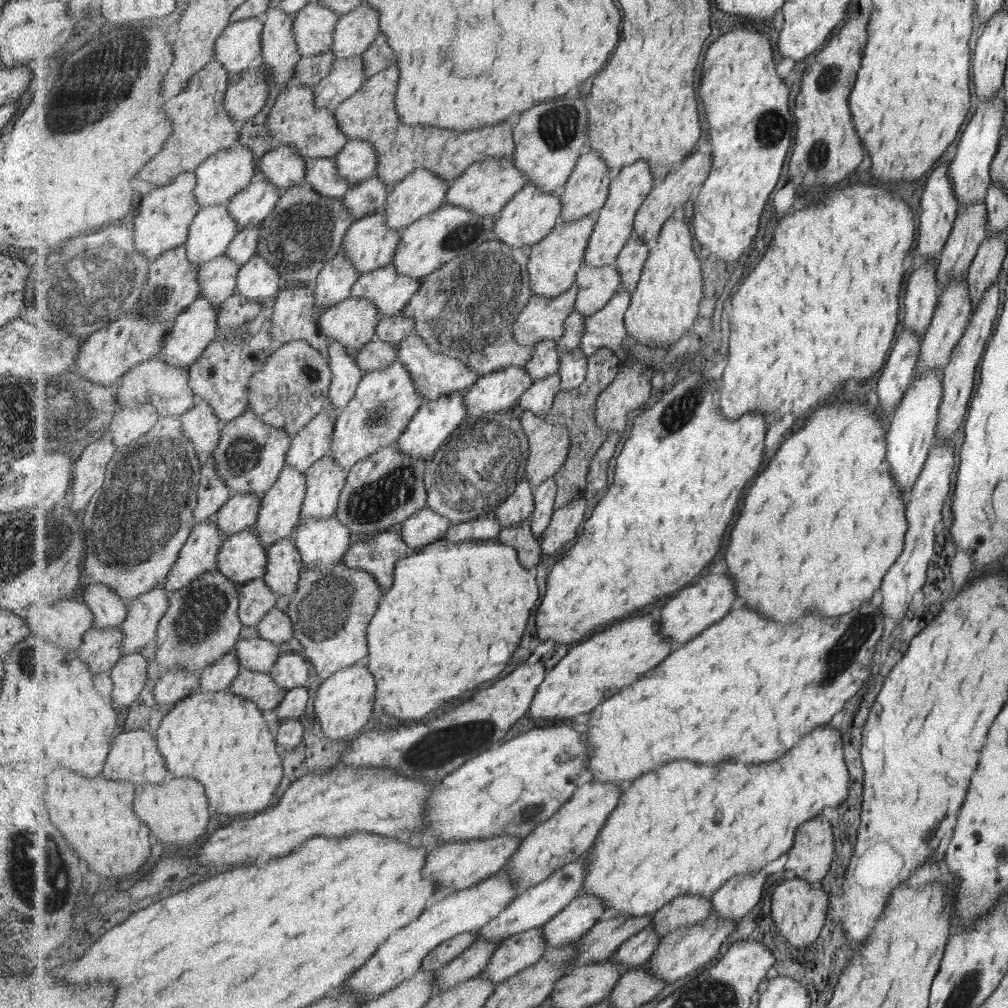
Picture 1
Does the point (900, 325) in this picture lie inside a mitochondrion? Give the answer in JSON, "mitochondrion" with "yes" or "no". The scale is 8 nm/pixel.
{"mitochondrion":"no"}

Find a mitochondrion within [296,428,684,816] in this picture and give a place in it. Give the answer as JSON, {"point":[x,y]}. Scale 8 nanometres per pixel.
{"point":[372,502]}

